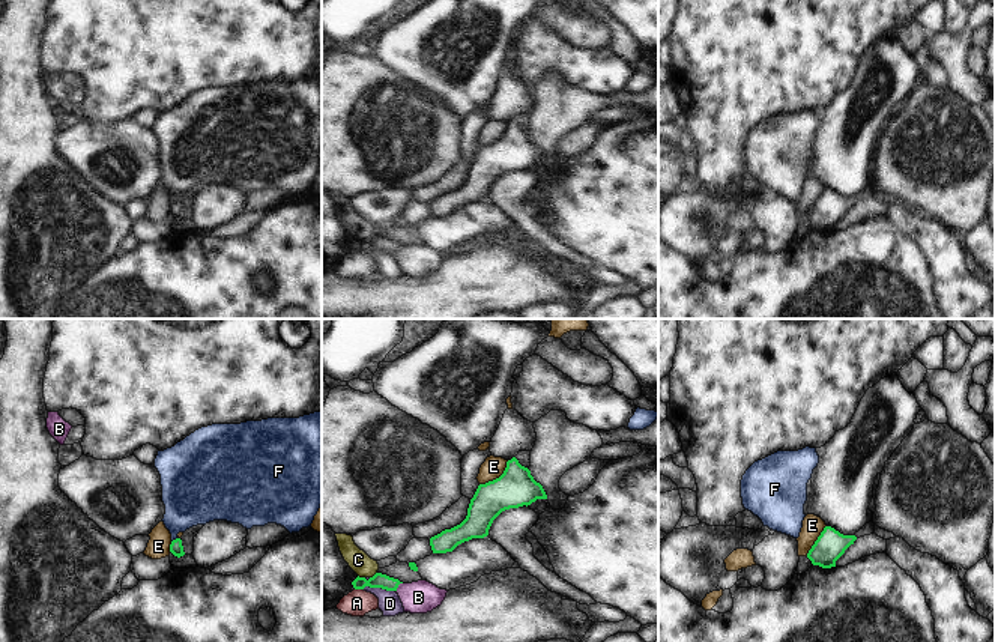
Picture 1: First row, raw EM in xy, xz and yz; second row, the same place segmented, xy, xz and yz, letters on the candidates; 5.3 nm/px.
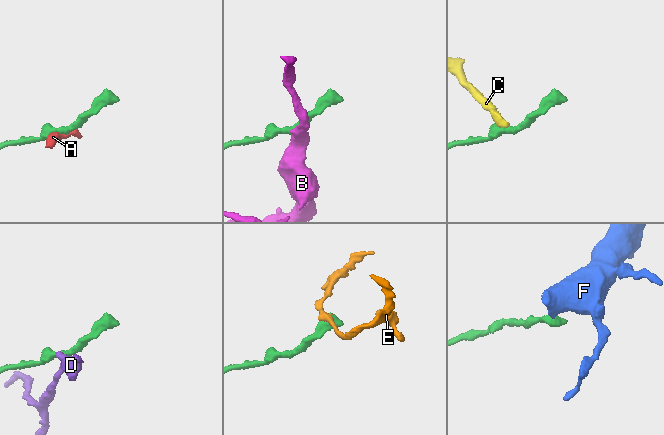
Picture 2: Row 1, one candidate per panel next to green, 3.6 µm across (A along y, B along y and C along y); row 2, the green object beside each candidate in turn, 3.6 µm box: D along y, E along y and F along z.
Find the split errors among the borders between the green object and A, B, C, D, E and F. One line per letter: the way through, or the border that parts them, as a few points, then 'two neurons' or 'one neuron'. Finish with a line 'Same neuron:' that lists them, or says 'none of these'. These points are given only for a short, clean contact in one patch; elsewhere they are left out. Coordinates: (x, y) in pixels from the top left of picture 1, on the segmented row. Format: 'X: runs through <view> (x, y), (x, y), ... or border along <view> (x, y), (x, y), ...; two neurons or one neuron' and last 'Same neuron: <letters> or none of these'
A: border along xz (355, 588), (362, 590); two neurons
B: border along xz (402, 582), (396, 591); two neurons
C: border along xz (376, 572), (370, 578); two neurons
D: border along xz (362, 588), (373, 587), (394, 591); two neurons
E: border along xz (508, 460), (498, 477), (480, 484); two neurons
F: runs through xy (176, 548), (176, 539), (175, 522), (193, 495); one neuron
Same neuron: F

